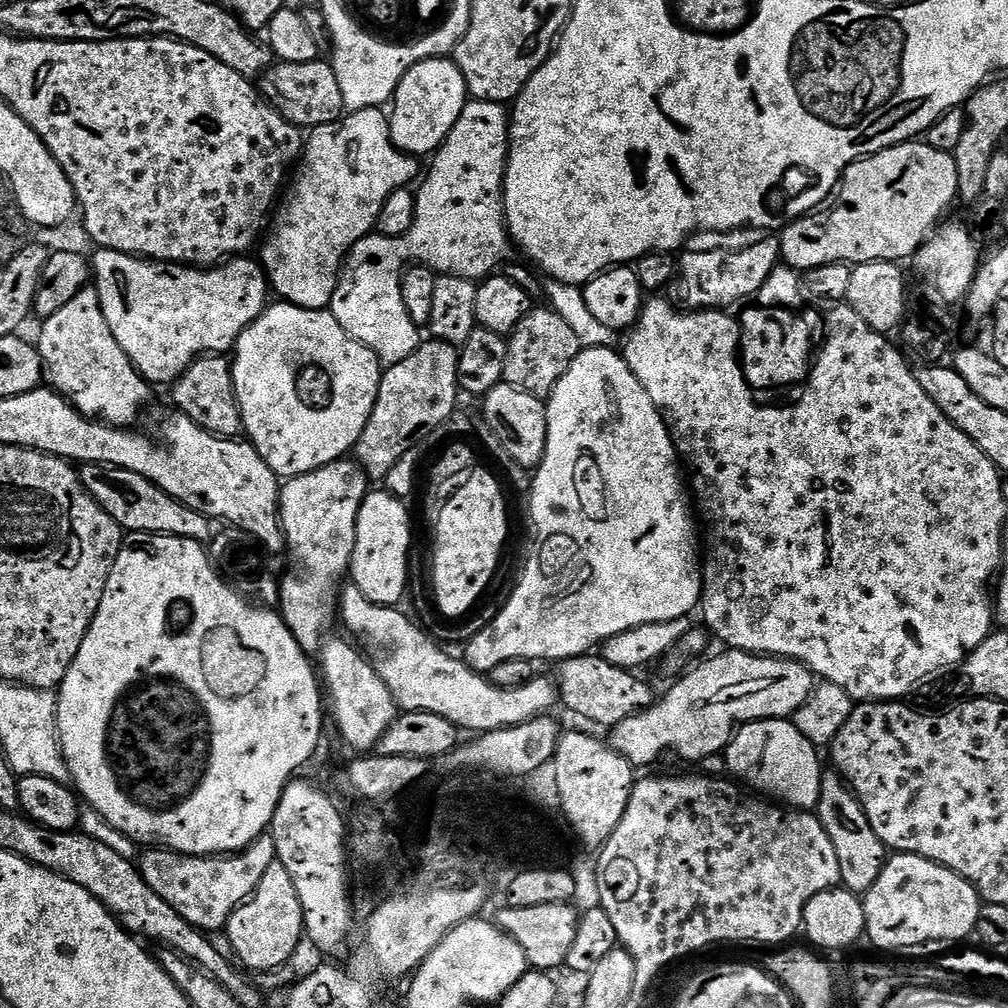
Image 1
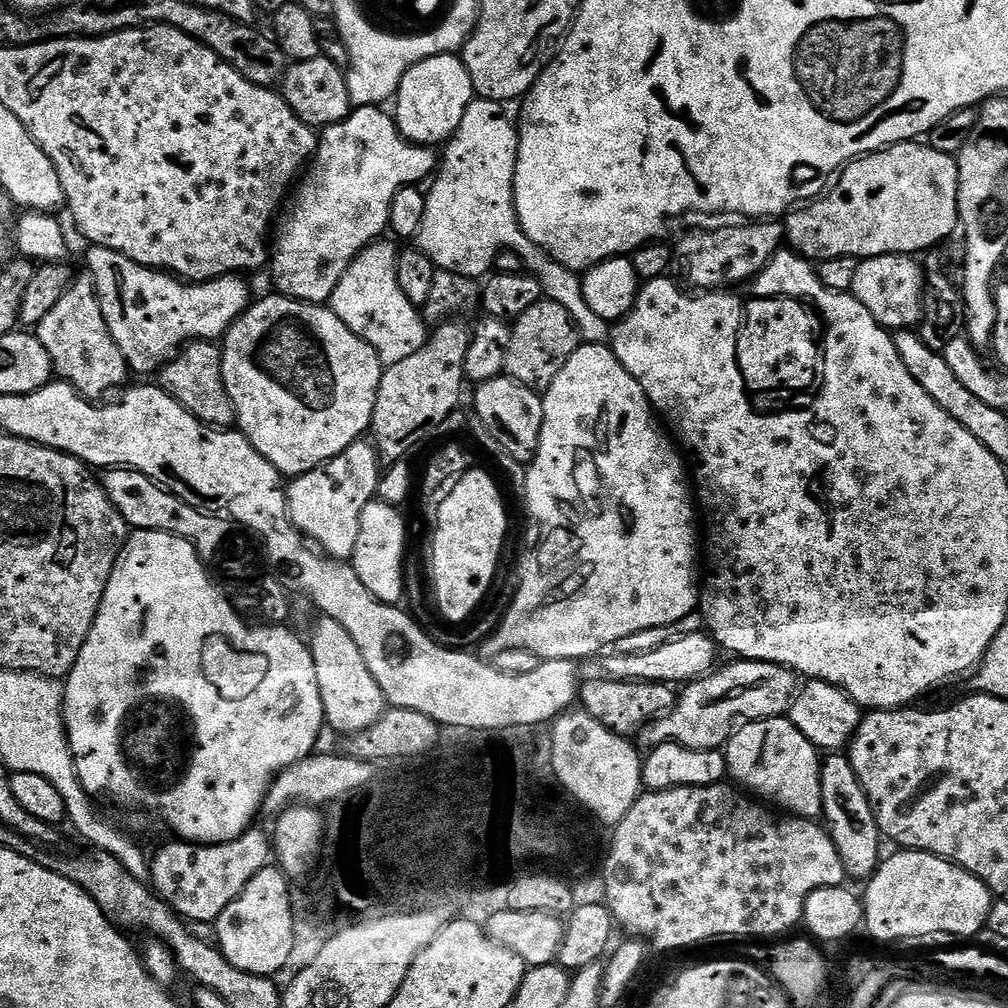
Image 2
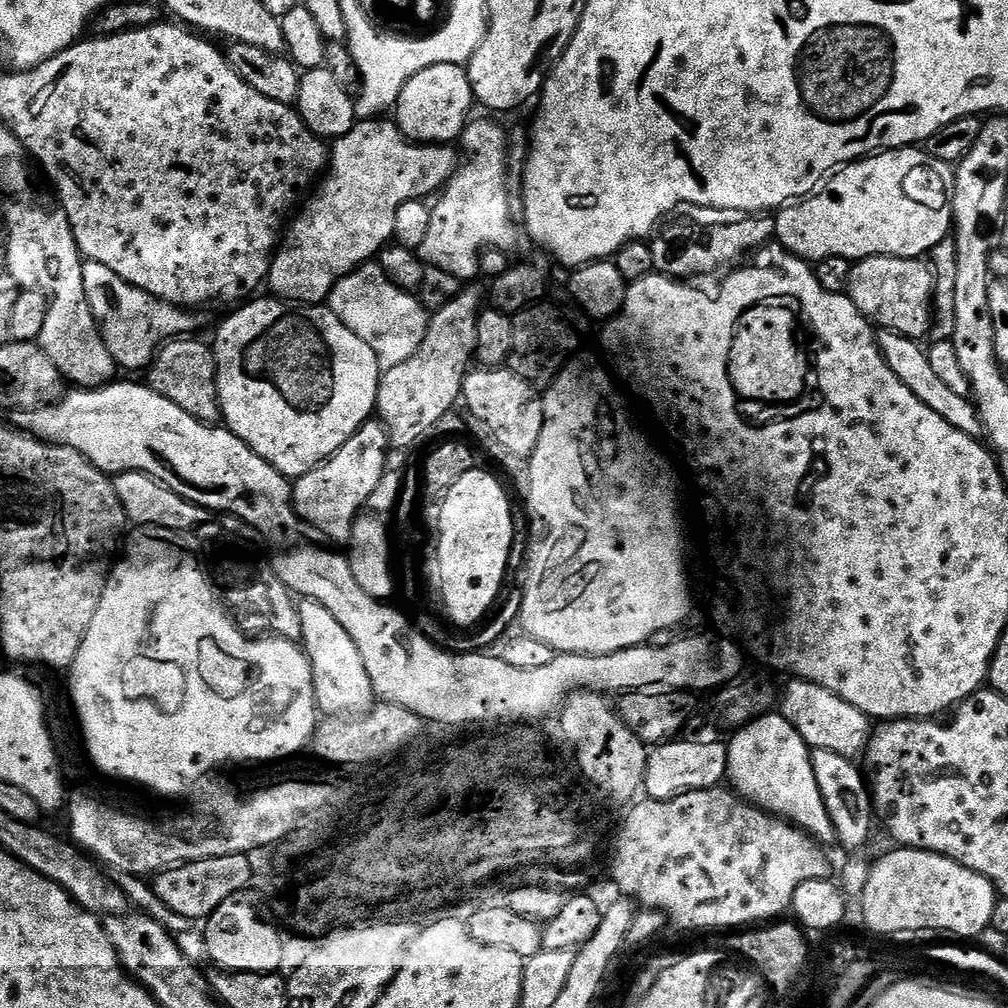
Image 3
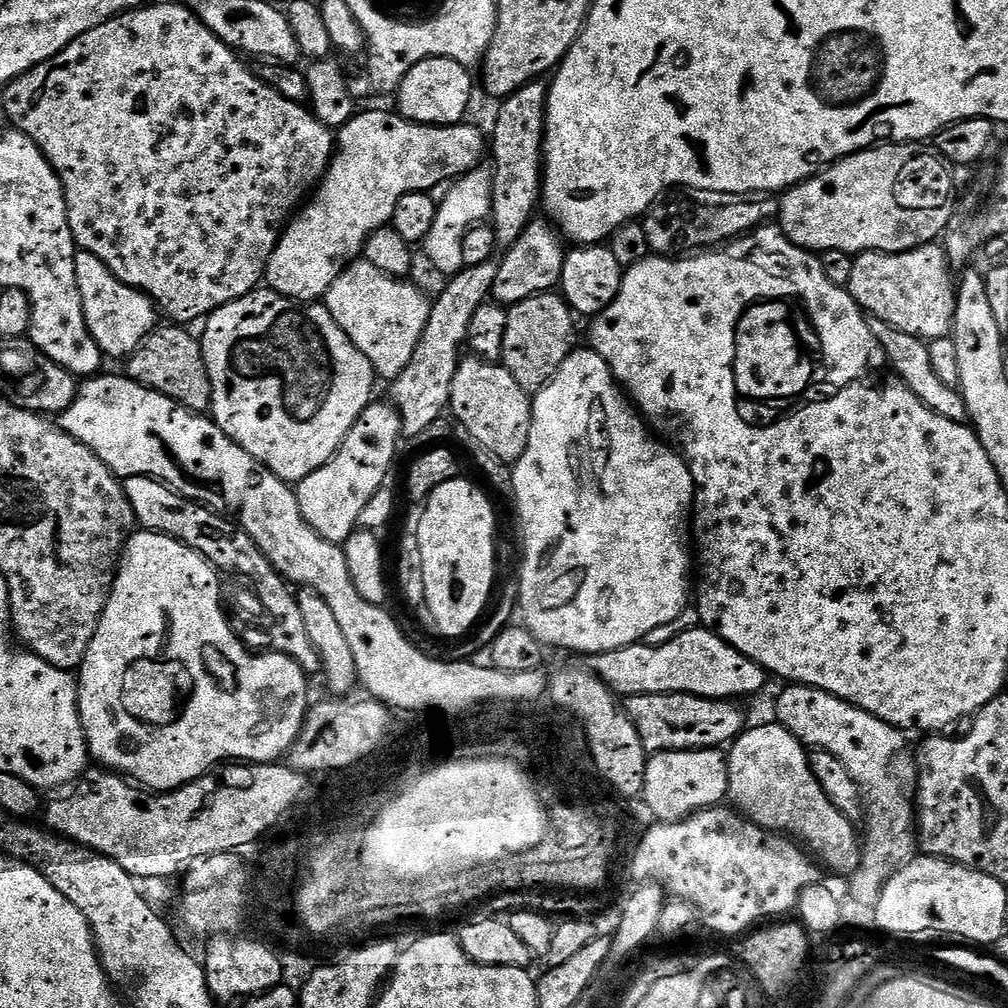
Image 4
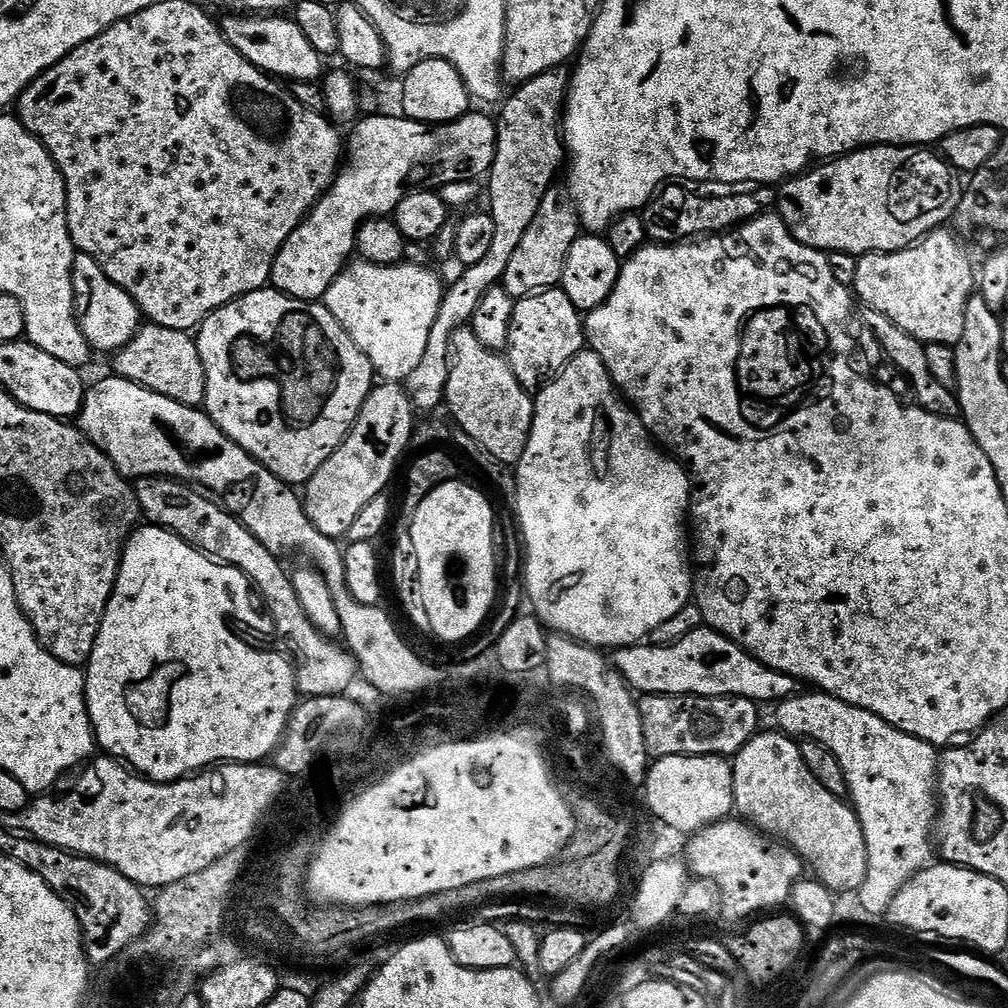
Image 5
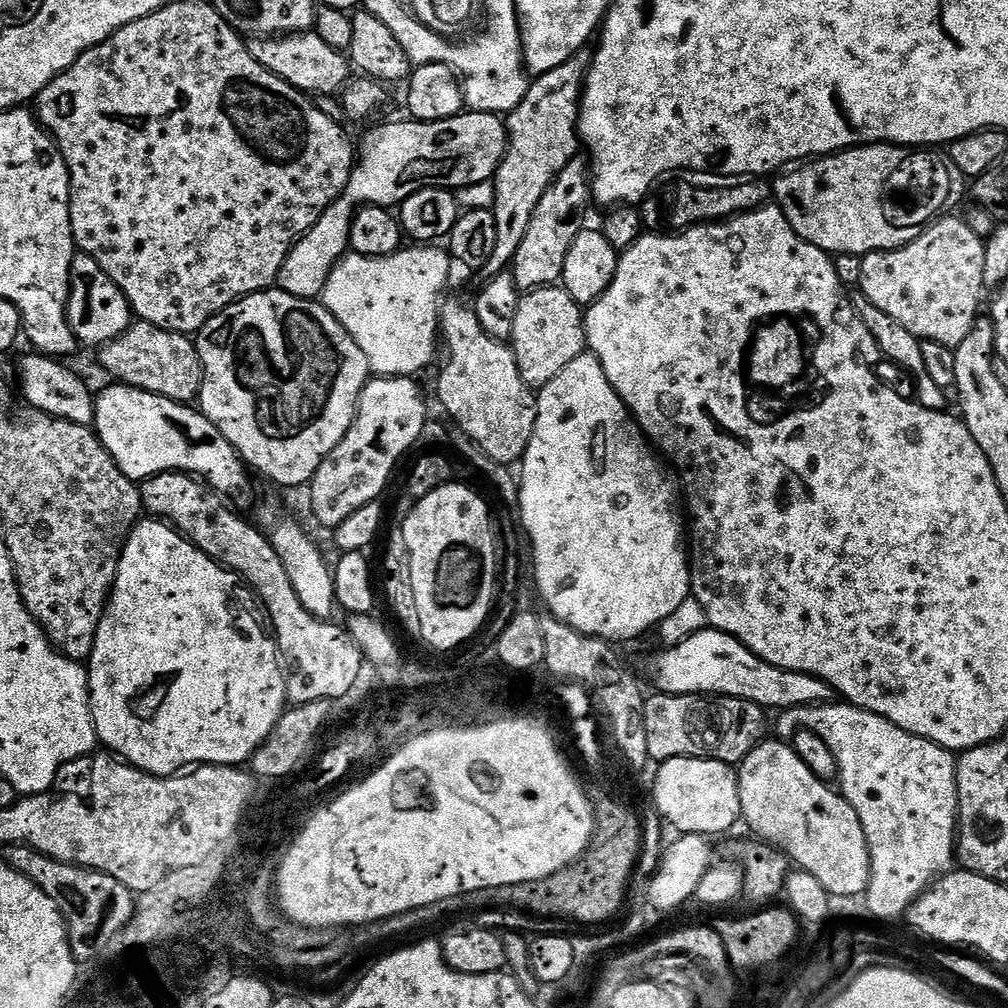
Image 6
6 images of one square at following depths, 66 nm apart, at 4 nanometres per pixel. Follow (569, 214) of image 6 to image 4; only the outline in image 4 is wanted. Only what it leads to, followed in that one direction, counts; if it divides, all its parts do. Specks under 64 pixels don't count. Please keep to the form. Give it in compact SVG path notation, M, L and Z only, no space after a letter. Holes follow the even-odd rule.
M533 219L518 238L518 242L507 248L503 253L504 257L499 257L498 278L494 278L491 295L495 303L511 306L518 302L526 302L526 298L541 296L542 293L551 292L559 285L566 255L565 241L547 219L540 219Z

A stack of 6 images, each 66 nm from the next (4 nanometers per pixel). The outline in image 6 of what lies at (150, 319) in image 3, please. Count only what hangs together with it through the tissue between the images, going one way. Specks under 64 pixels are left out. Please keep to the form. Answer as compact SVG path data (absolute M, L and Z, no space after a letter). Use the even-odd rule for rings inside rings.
M77 254L72 260L68 287L68 325L81 345L103 346L118 338L134 322L134 313L118 286L94 262L94 258Z

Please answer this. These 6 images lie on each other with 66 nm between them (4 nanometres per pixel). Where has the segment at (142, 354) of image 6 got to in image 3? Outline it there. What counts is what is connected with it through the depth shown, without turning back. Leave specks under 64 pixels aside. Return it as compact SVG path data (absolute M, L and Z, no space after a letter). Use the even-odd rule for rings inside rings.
M185 334L179 338L164 341L146 369L146 383L162 398L170 398L174 406L186 410L194 419L203 424L215 425L221 419L218 382L216 381L216 359L211 347L200 340L191 340Z

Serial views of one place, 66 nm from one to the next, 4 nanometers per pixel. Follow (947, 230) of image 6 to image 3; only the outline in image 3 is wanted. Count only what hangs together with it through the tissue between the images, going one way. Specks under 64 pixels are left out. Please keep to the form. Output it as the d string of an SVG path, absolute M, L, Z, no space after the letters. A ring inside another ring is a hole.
M871 256L865 260L858 260L853 263L850 270L850 278L848 279L848 286L846 294L854 302L854 306L858 306L858 310L863 314L868 321L870 321L877 329L887 330L889 332L897 332L903 336L909 336L911 340L920 342L923 341L923 336L927 337L932 330L932 322L934 319L934 293L938 288L938 281L934 275L933 265L927 259L921 258L919 260L911 260L910 258L894 258L893 256Z

